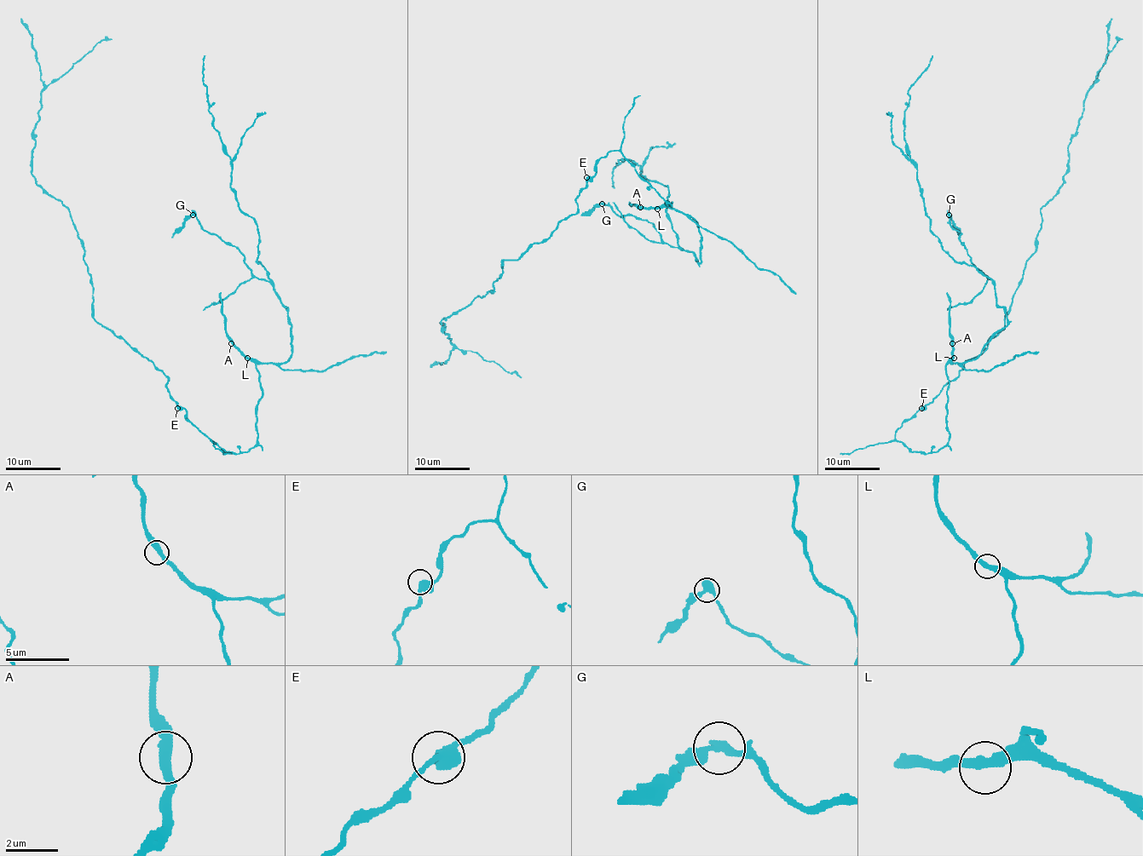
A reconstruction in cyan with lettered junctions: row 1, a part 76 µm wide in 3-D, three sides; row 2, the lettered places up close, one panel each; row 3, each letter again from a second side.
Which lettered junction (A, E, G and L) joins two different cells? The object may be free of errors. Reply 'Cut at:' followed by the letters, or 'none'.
Cut at: G

